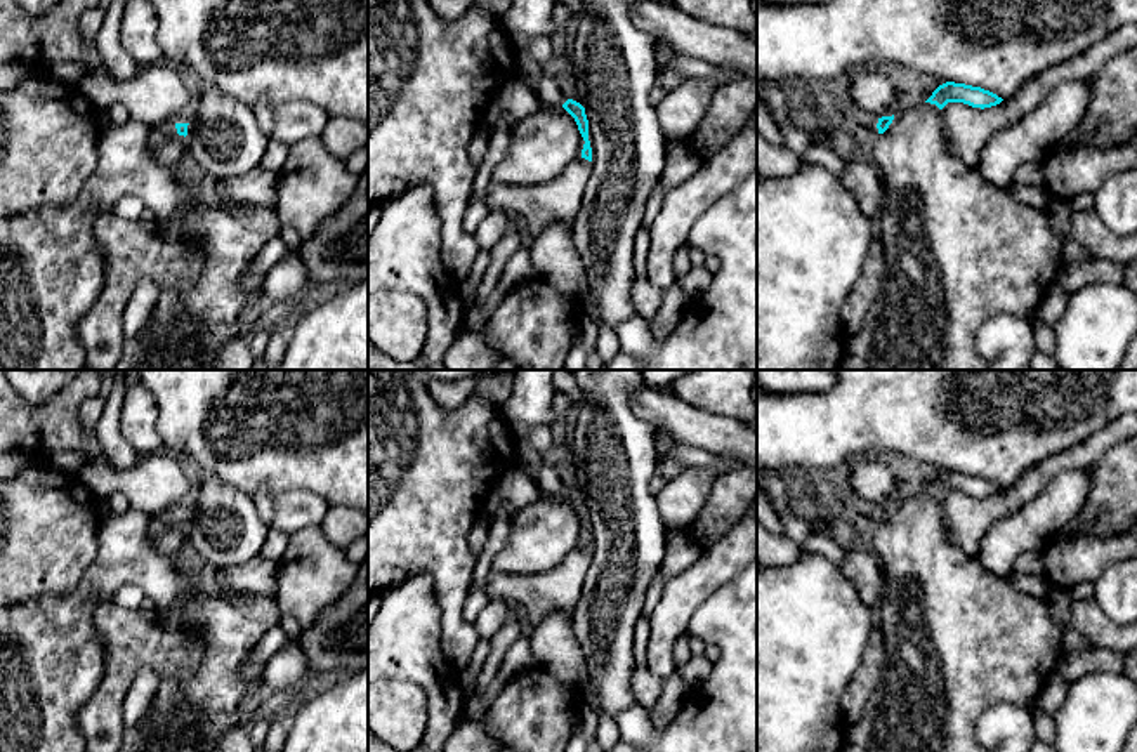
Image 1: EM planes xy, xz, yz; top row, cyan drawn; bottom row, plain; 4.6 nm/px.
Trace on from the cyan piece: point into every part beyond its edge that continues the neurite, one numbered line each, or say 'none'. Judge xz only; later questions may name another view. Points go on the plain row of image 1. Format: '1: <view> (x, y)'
1: xz (549, 481)

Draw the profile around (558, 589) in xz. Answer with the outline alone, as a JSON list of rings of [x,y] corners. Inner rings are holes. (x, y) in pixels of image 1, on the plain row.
[[[578,547],[561,564],[538,575],[491,571],[486,580],[490,599],[505,599],[521,608],[533,625],[555,611],[573,613],[592,563],[592,551]]]

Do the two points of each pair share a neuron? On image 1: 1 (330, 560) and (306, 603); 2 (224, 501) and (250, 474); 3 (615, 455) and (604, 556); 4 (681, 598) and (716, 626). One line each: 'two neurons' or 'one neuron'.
1: one neuron
2: two neurons
3: one neuron
4: two neurons

